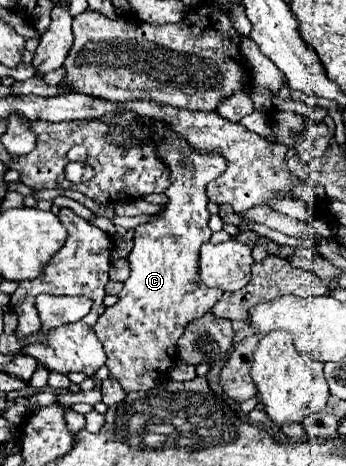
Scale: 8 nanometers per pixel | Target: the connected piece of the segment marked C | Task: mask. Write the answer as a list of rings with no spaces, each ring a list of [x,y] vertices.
[[[151,120],[151,126],[165,136],[157,144],[157,154],[171,170],[171,186],[165,190],[169,204],[163,206],[157,220],[135,228],[135,244],[127,258],[131,276],[117,294],[117,304],[105,308],[93,328],[107,354],[109,378],[115,378],[125,392],[147,392],[165,380],[167,370],[175,364],[175,346],[185,326],[207,314],[223,296],[223,290],[199,284],[199,248],[213,234],[207,226],[205,186],[225,172],[225,160],[223,156],[195,152],[167,124]]]

